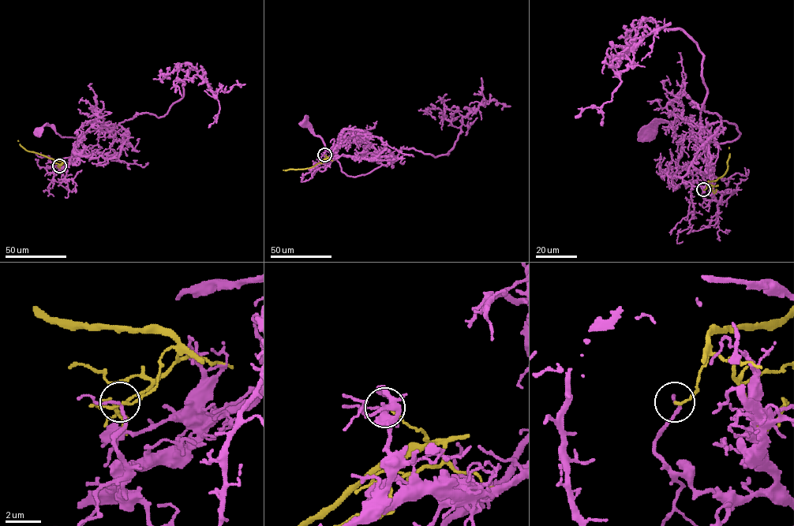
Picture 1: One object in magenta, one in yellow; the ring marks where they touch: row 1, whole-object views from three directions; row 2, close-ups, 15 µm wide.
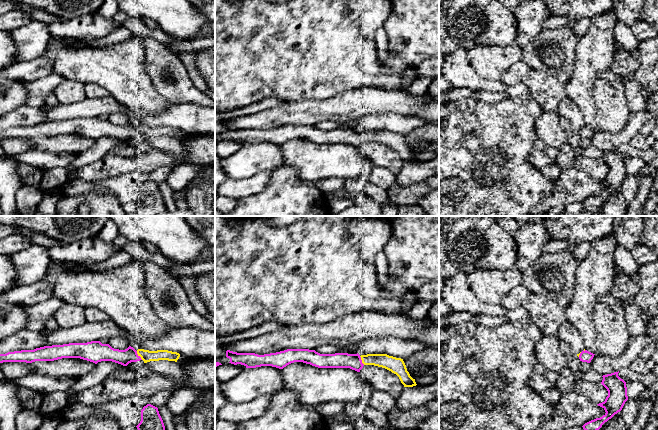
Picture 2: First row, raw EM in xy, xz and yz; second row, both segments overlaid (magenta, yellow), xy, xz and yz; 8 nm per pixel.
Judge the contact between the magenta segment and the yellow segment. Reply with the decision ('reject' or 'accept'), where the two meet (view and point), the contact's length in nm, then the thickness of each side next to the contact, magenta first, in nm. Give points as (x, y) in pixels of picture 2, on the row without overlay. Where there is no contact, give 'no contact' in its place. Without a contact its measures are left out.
reject; meets magenta in xy at (137, 131); contact 90 nm long; 130 nm thick on the magenta side, 90 nm on the other

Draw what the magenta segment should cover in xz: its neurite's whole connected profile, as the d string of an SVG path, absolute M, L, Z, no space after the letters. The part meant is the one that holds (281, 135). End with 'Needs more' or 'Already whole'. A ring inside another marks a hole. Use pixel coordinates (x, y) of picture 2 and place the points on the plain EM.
M287 125L284 127L258 131L255 129L237 129L226 127L231 140L244 141L246 144L272 142L283 145L294 138L303 138L318 144L350 144L357 148L363 144L360 131L348 129L320 130L309 125Z. Already whole

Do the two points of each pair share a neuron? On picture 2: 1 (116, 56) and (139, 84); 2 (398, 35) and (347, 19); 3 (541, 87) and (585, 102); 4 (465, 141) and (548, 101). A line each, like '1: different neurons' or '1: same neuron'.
1: same neuron
2: different neurons
3: different neurons
4: different neurons

